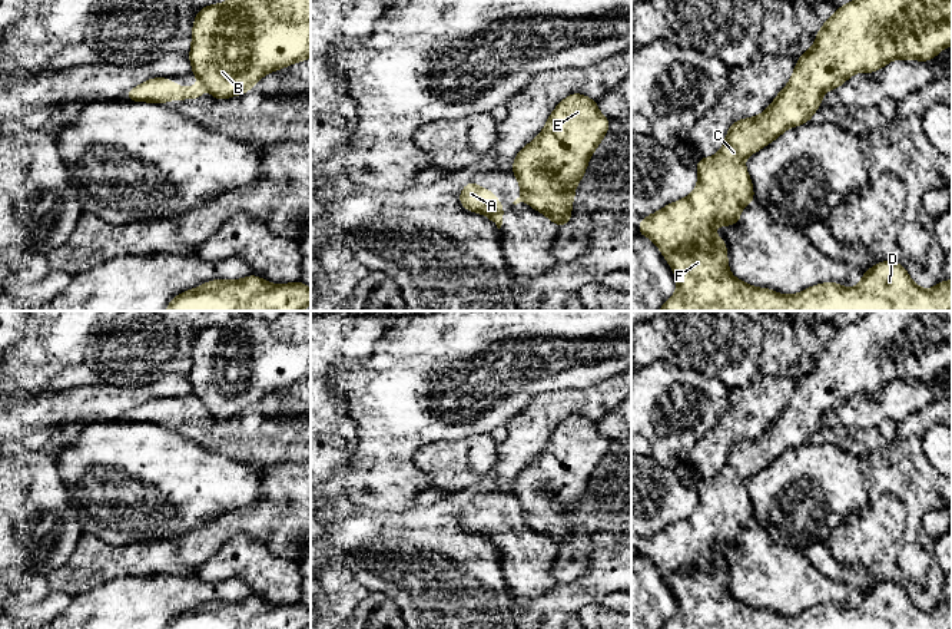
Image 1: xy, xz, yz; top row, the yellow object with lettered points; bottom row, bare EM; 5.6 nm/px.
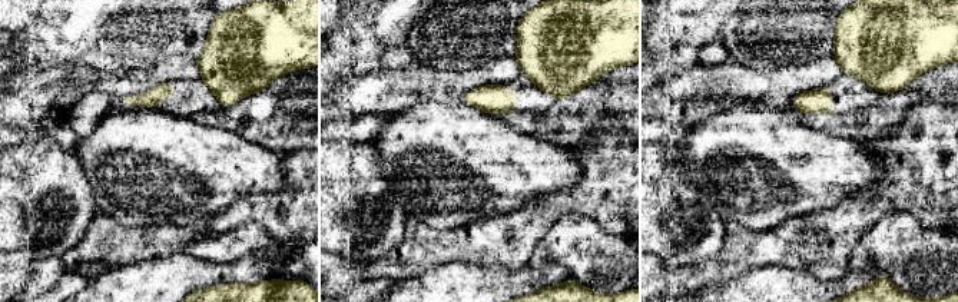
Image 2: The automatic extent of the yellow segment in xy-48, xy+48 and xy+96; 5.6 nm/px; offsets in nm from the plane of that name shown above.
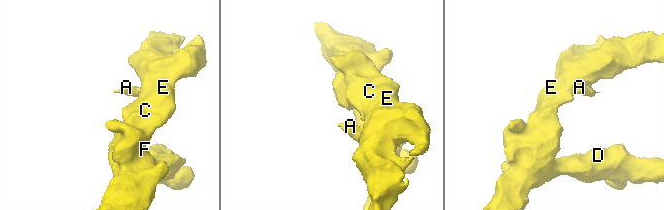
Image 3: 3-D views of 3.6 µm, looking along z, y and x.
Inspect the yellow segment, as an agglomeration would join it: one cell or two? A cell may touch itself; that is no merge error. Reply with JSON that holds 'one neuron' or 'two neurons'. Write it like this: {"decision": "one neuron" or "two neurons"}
{"decision": "two neurons"}

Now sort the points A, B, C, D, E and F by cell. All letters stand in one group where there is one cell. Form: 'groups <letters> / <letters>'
groups A / B C D E F

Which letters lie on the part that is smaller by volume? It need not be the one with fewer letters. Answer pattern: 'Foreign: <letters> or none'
Foreign: A

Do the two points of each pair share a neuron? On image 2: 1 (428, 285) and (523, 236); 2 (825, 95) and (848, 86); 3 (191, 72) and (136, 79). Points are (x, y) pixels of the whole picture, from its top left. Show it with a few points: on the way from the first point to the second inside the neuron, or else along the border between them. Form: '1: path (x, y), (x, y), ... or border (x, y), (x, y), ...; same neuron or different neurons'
1: border (437, 264), (473, 262), (499, 265), (504, 269); different neurons
2: path (831, 95), (842, 92); same neuron
3: path (178, 72), (163, 72), (149, 78); same neuron

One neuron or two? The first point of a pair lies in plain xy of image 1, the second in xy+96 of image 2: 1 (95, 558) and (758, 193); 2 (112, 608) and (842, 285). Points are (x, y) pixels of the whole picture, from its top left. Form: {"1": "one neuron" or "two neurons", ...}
{"1": "two neurons", "2": "one neuron"}

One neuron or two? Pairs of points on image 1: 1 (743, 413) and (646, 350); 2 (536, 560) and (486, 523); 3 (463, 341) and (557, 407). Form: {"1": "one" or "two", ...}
{"1": "two", "2": "one", "3": "two"}

